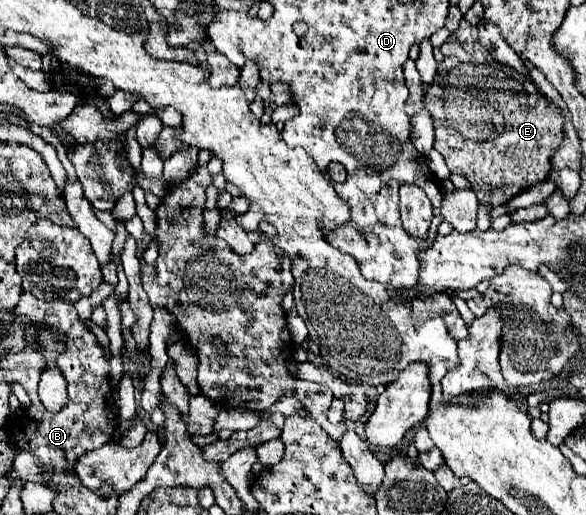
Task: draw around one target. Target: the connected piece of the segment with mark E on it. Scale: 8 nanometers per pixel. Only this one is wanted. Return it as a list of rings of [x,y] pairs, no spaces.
[[[462,19],[460,27],[450,33],[440,51],[444,61],[438,65],[436,79],[424,99],[424,105],[434,121],[434,149],[444,155],[450,173],[468,177],[478,201],[490,207],[504,205],[524,189],[546,181],[550,175],[550,157],[562,143],[562,109],[548,103],[516,69],[494,61],[478,43],[476,25],[470,25],[466,19]]]

